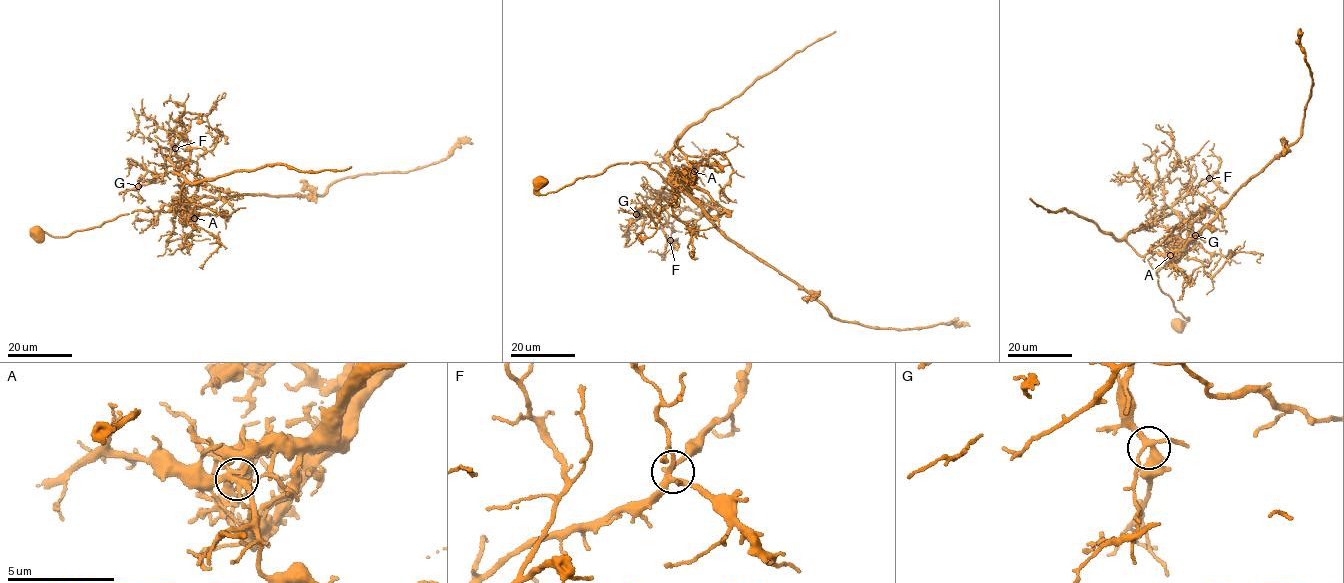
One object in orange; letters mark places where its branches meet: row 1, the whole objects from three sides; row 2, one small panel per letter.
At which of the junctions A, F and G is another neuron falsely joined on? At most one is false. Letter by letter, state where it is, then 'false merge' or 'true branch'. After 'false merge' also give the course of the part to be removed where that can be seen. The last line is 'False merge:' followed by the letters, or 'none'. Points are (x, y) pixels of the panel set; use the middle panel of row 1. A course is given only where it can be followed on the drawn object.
A: (694, 171) | false merge | (694, 171), (677, 146), (678, 138), (668, 157), (681, 190), (673, 190), (672, 210), (691, 232), (693, 253)
F: (670, 240) | true branch
G: (636, 214) | true branch
False merge: A

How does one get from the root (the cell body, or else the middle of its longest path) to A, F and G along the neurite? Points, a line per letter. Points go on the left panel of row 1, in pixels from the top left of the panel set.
A: (35, 234), (43, 232), (66, 237), (135, 210), (174, 210), (181, 217), (194, 218)
F: (35, 234), (66, 237), (135, 210), (170, 210), (185, 190), (159, 149), (175, 148)
G: (35, 234), (66, 237), (135, 210), (166, 212), (185, 195), (166, 159), (162, 174), (148, 171), (138, 186)

